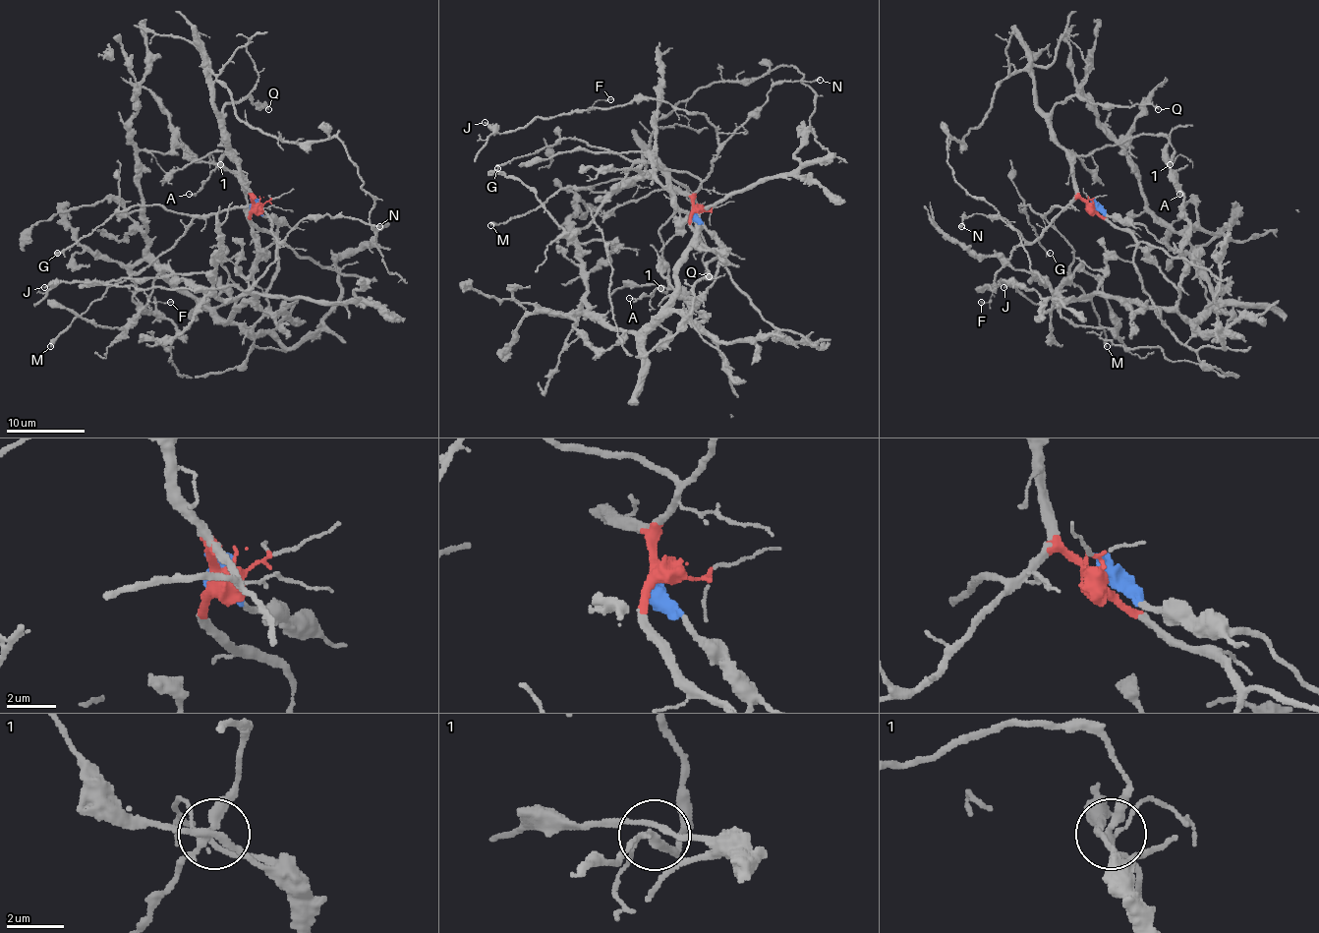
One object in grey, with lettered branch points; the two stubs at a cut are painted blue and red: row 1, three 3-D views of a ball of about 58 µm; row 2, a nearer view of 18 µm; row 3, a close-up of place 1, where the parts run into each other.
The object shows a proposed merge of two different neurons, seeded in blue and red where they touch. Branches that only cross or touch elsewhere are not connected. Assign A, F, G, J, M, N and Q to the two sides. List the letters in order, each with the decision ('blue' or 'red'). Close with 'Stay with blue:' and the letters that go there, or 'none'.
A: red
F: red
G: red
J: red
M: red
N: red
Q: red
Stay with blue: none

